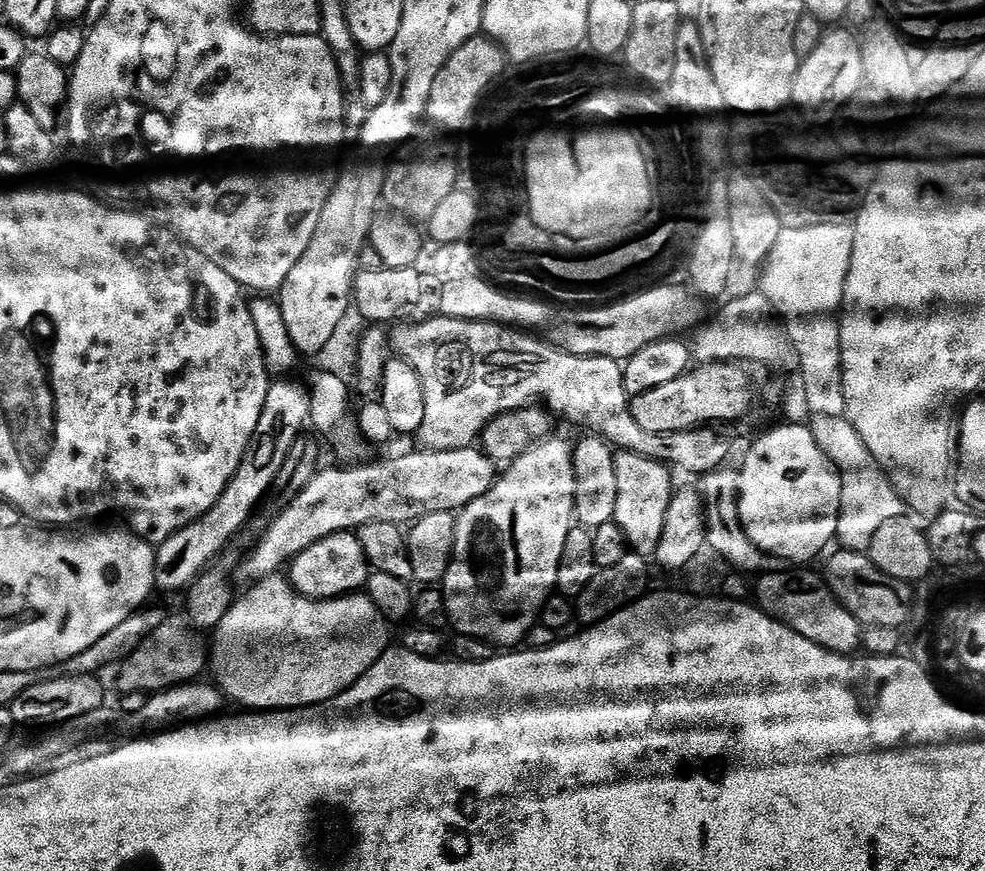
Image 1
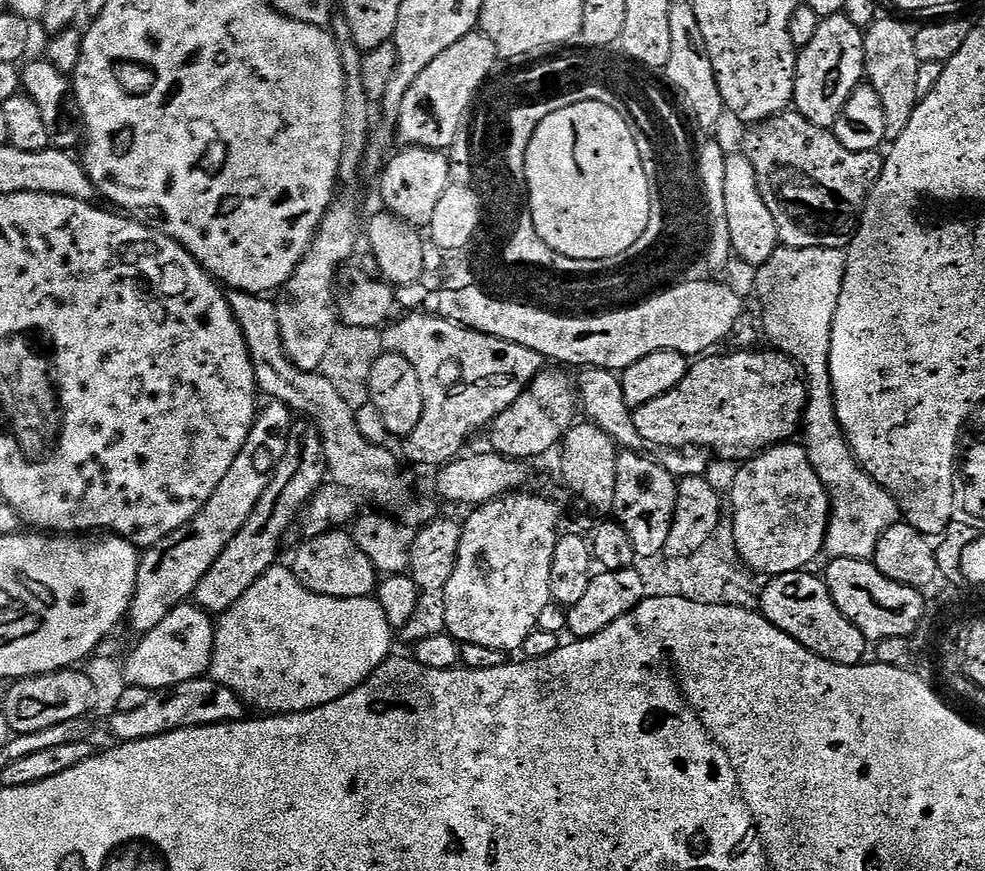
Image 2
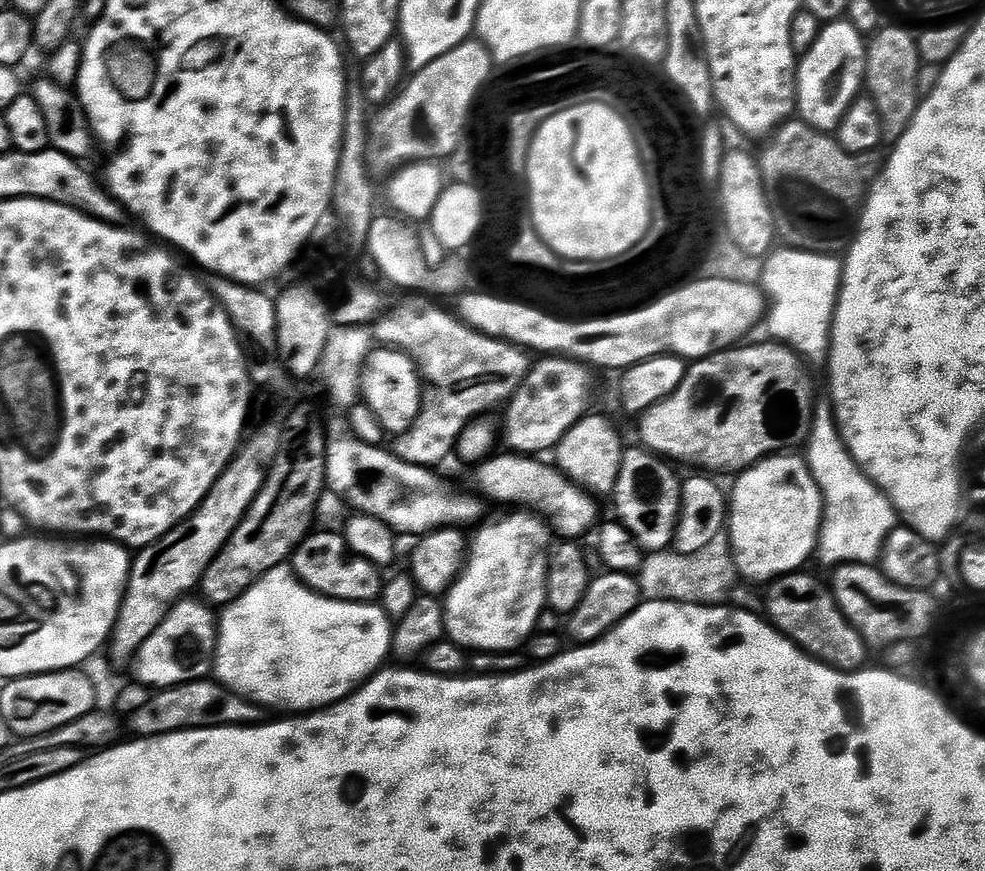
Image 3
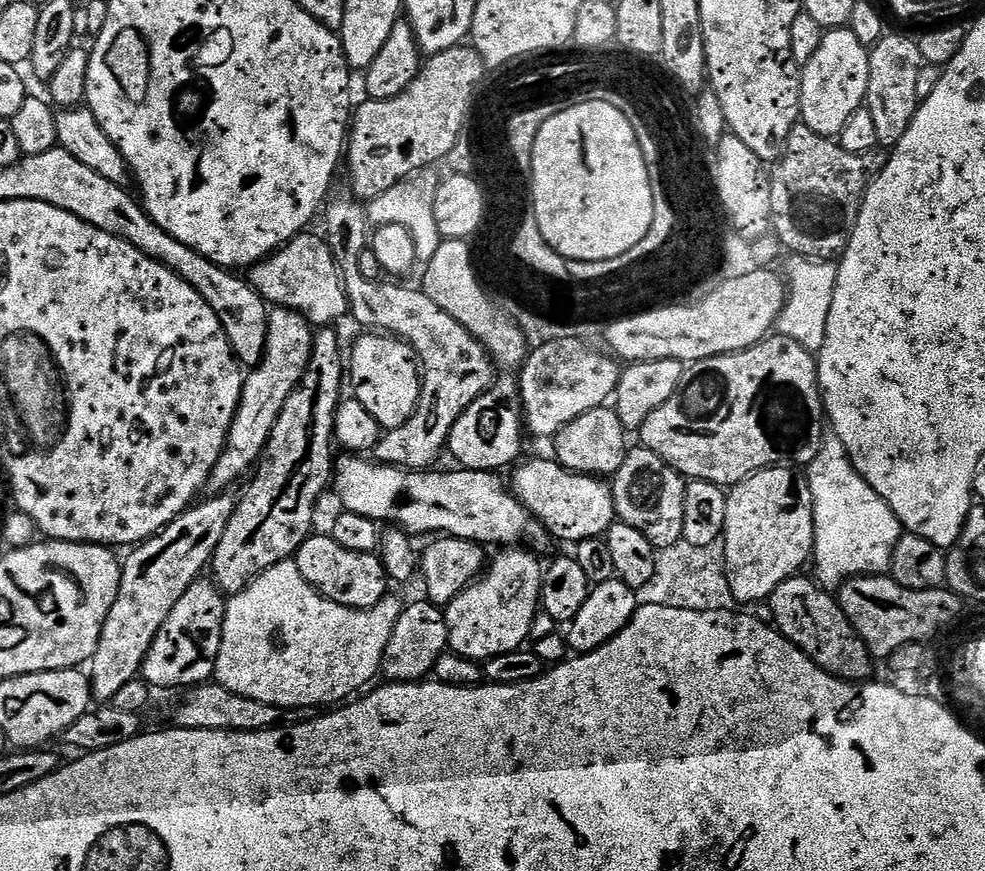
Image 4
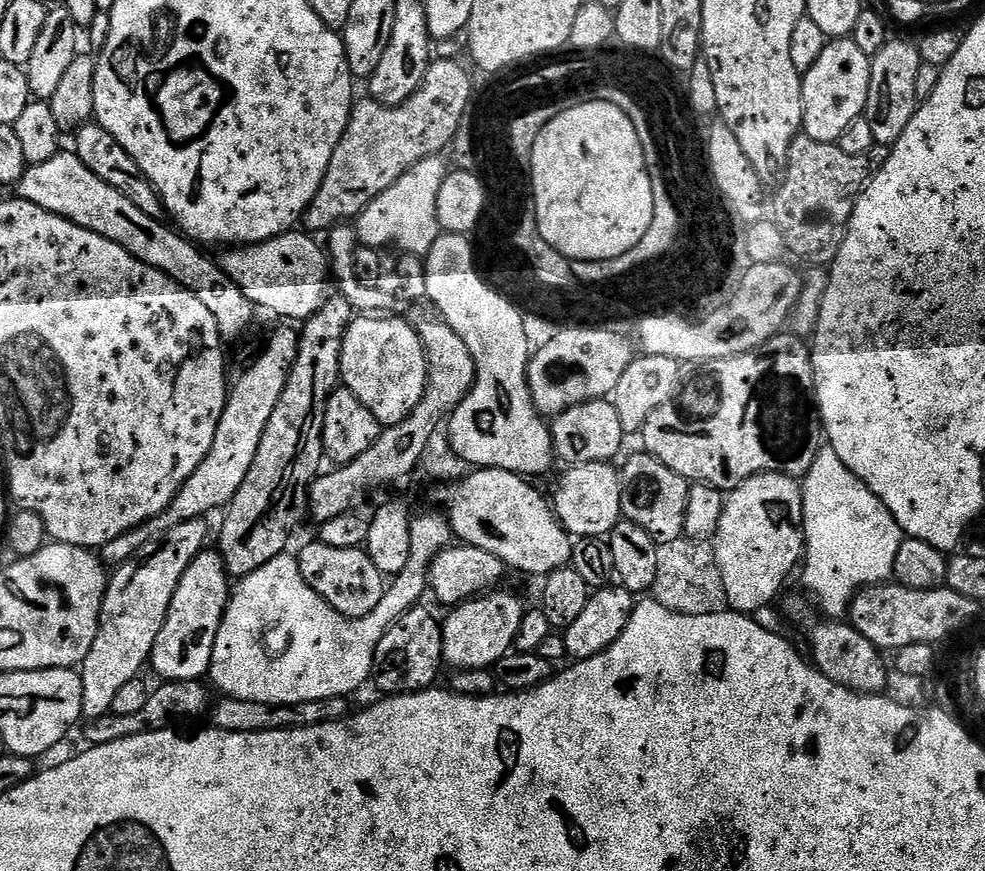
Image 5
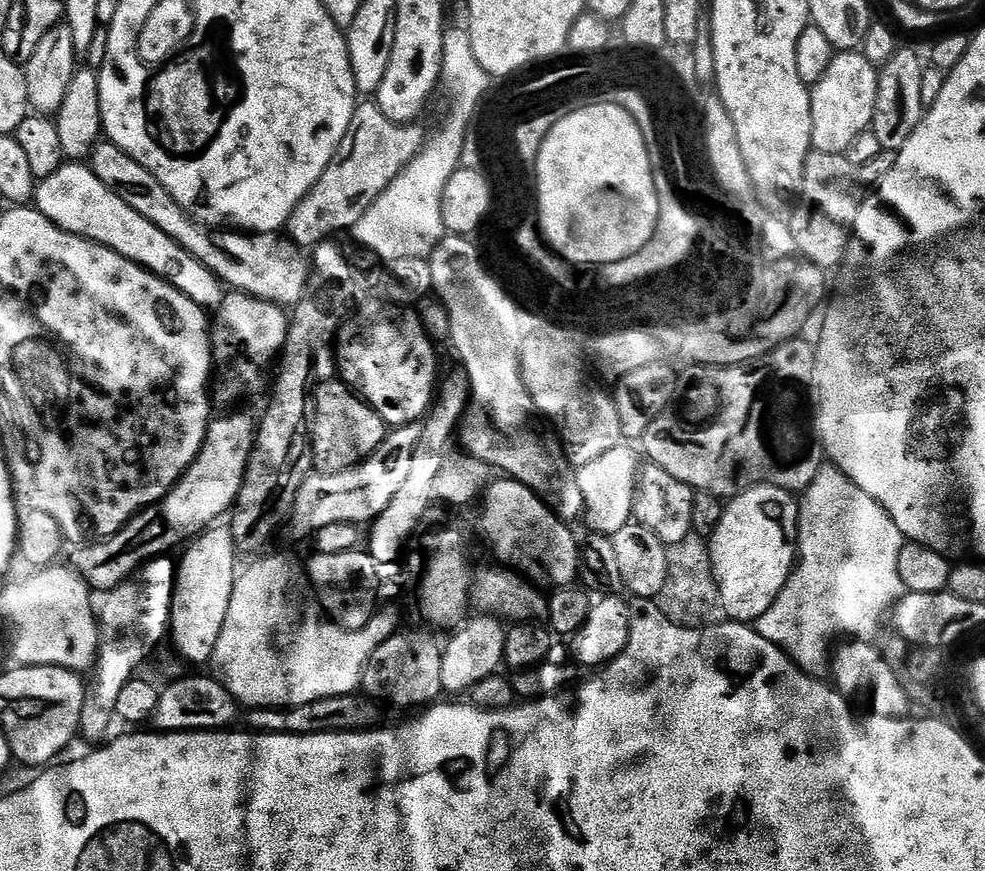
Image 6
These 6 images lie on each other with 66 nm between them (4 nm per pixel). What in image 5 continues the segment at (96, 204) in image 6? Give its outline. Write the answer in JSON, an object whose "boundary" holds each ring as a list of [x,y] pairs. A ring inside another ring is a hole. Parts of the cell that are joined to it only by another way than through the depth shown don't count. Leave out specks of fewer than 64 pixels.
{"boundary":[[[62,150],[50,162],[33,164],[20,183],[15,185],[15,195],[22,200],[34,202],[34,206],[42,206],[42,210],[50,210],[86,230],[94,230],[94,234],[102,234],[102,238],[110,238],[110,242],[118,242],[122,250],[134,254],[146,266],[154,270],[162,270],[172,280],[177,280],[186,290],[196,293],[202,298],[206,310],[214,314],[214,322],[218,322],[220,338],[225,342],[236,340],[252,324],[254,306],[242,290],[230,277],[220,269],[219,263],[208,256],[203,256],[201,249],[175,227],[167,228],[163,219],[142,214],[130,198],[118,194],[114,186],[106,186],[102,178],[98,178],[71,151]]]}

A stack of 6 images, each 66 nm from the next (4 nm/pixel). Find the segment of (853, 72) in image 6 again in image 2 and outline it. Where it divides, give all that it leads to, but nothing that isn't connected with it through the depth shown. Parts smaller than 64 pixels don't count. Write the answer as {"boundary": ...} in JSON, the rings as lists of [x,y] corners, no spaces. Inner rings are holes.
{"boundary":[[[843,14],[821,19],[820,28],[814,38],[798,52],[795,111],[802,113],[805,120],[814,122],[814,126],[835,129],[836,119],[840,117],[846,102],[854,94],[854,90],[861,87],[864,79],[864,32],[856,28],[854,22],[850,22]]]}

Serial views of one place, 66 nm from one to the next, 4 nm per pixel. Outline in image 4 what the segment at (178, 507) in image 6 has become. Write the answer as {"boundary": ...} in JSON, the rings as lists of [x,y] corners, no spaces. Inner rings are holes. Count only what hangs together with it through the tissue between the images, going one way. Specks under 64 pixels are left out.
{"boundary":[[[279,306],[269,311],[264,357],[260,365],[251,369],[244,377],[240,405],[228,431],[226,446],[206,485],[209,493],[227,493],[231,489],[228,487],[235,480],[243,481],[253,471],[254,465],[259,461],[260,455],[264,453],[264,448],[268,444],[270,434],[274,430],[274,422],[278,422],[278,414],[282,414],[282,406],[286,406],[286,398],[290,398],[290,394],[306,374],[306,366],[310,362],[312,353],[313,335],[313,325],[309,324],[301,312]]]}

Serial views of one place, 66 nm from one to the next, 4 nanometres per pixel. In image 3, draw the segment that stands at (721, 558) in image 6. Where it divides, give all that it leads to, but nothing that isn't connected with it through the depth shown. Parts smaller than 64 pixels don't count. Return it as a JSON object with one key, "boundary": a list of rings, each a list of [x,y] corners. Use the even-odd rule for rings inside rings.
{"boundary":[[[781,454],[759,460],[754,467],[746,468],[735,477],[736,485],[730,488],[730,511],[726,531],[732,545],[732,558],[741,577],[761,586],[781,576],[796,574],[808,559],[813,559],[820,542],[820,525],[824,523],[824,499],[814,482],[808,461],[800,454]]]}

